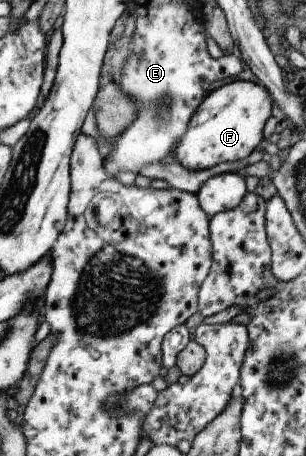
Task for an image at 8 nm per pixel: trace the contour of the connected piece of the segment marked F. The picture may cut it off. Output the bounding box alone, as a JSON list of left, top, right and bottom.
[171,80,273,171]

